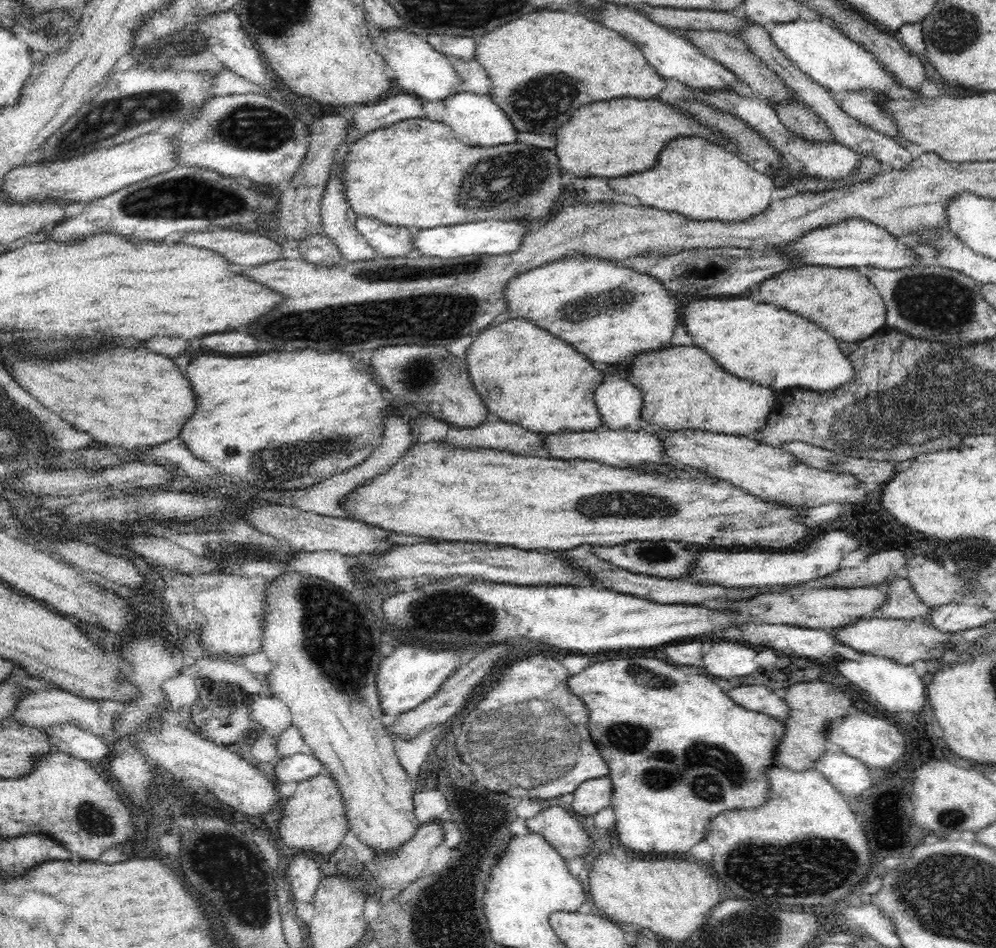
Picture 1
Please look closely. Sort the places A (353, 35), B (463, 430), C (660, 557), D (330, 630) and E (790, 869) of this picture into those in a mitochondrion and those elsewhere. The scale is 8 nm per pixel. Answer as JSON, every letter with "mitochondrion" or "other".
{"A":"other","B":"other","C":"mitochondrion","D":"mitochondrion","E":"mitochondrion"}

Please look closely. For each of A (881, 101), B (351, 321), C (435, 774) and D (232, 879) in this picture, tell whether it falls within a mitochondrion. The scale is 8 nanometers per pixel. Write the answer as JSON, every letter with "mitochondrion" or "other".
{"A":"other","B":"mitochondrion","C":"other","D":"mitochondrion"}

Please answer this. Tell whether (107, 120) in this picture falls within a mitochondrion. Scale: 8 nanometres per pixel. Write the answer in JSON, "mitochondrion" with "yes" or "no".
{"mitochondrion":"yes"}

